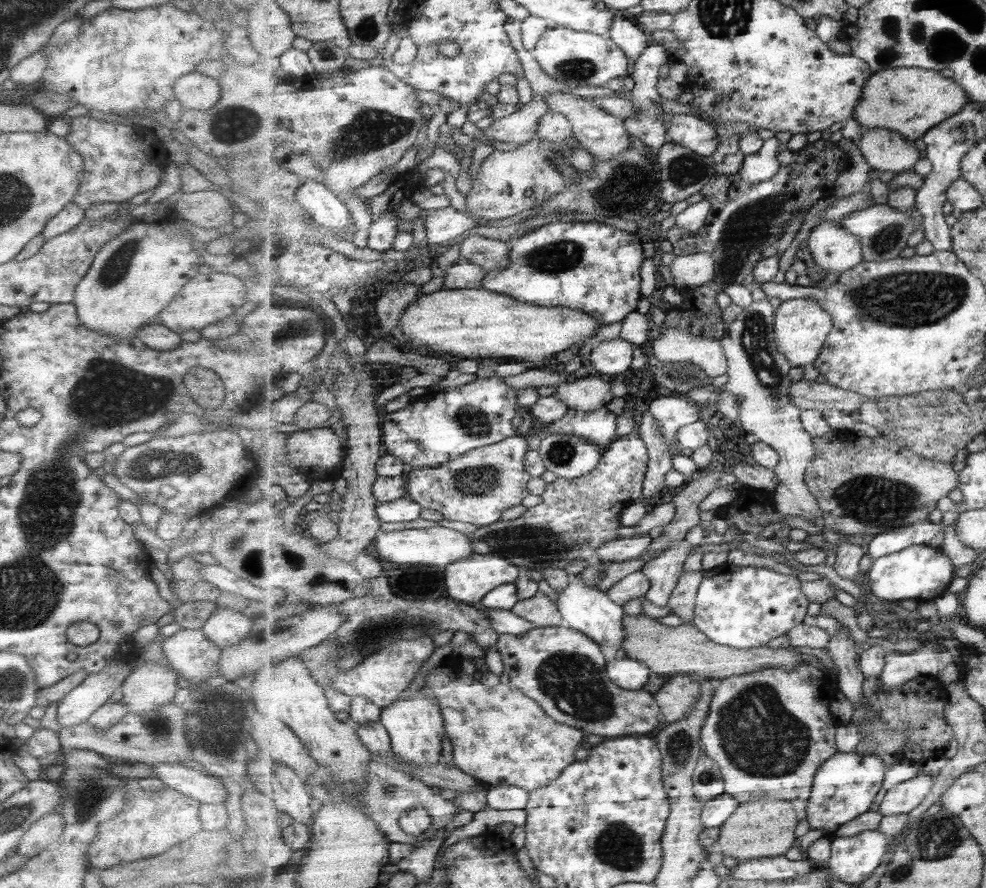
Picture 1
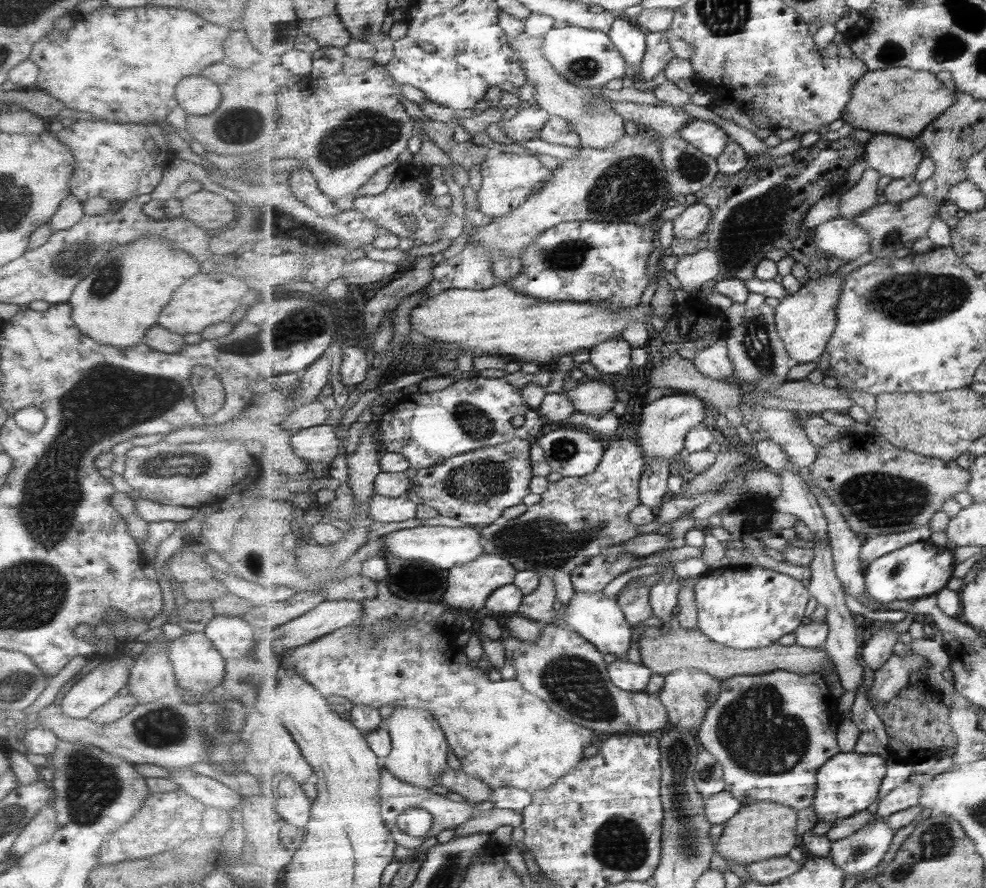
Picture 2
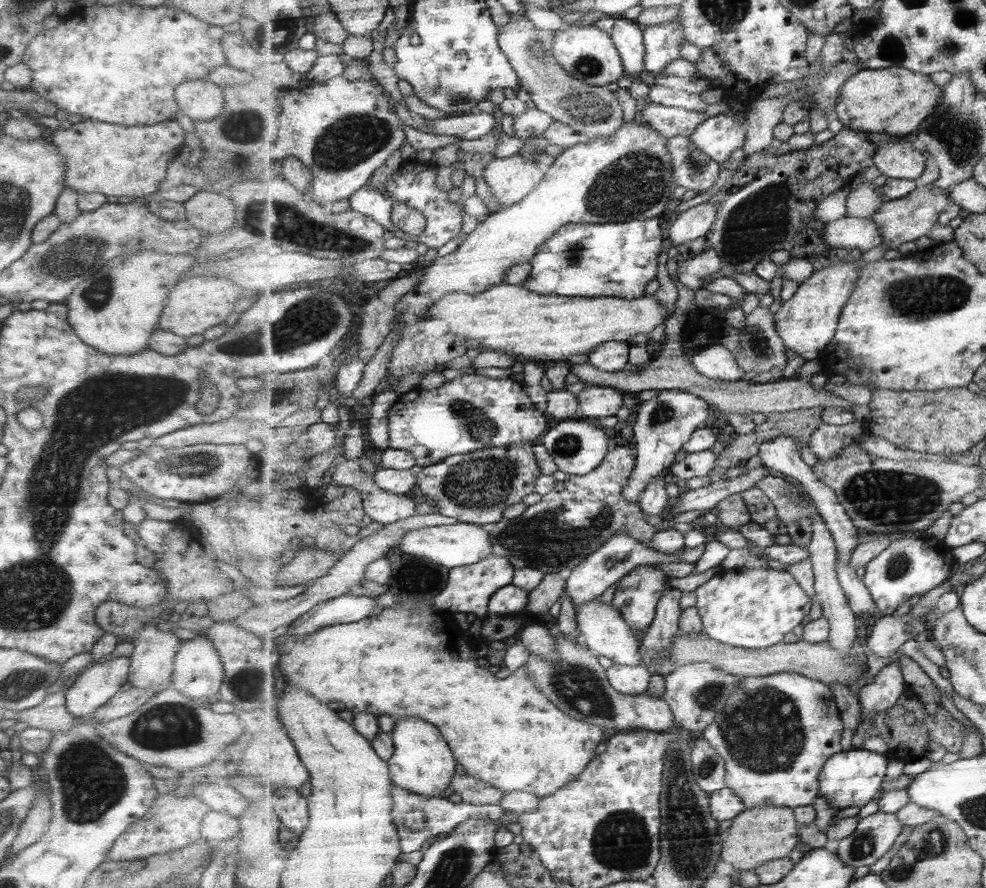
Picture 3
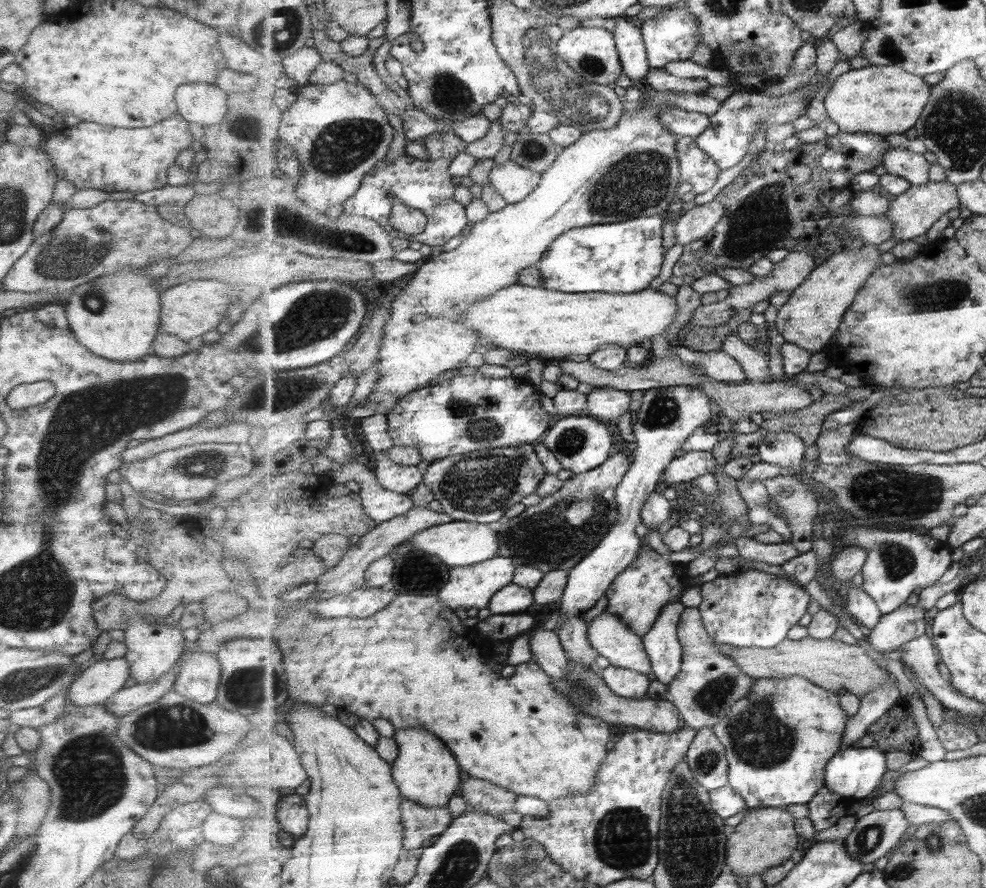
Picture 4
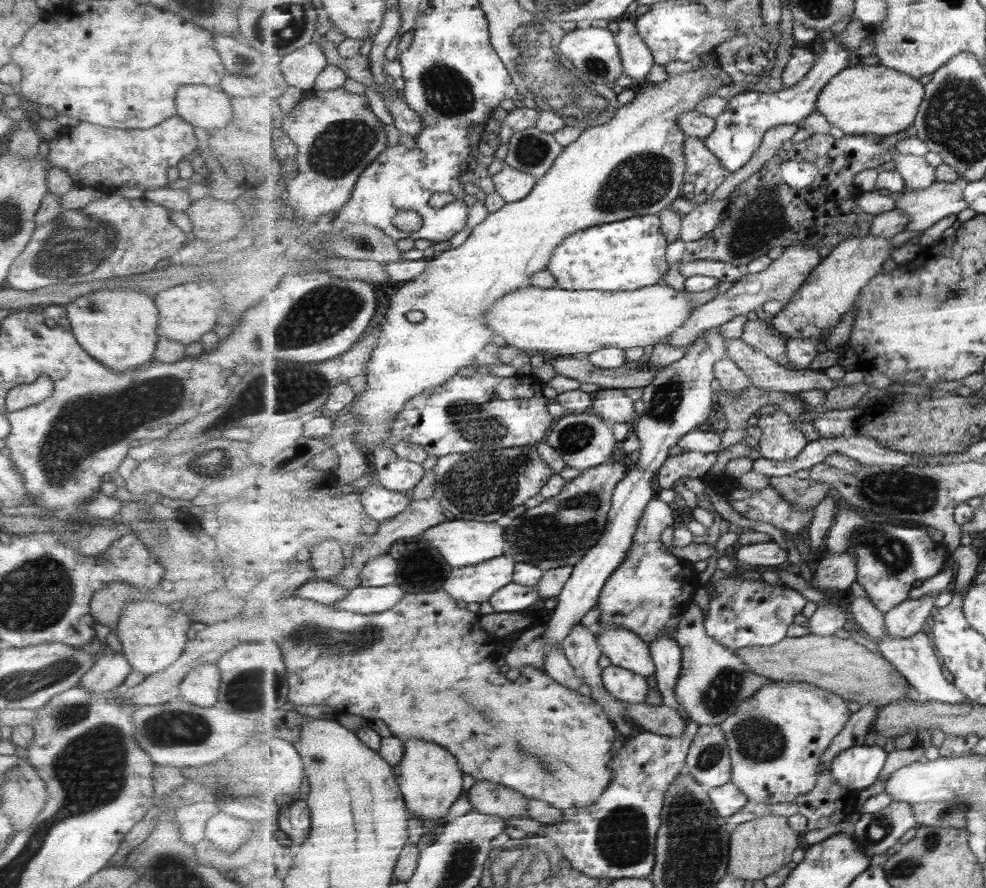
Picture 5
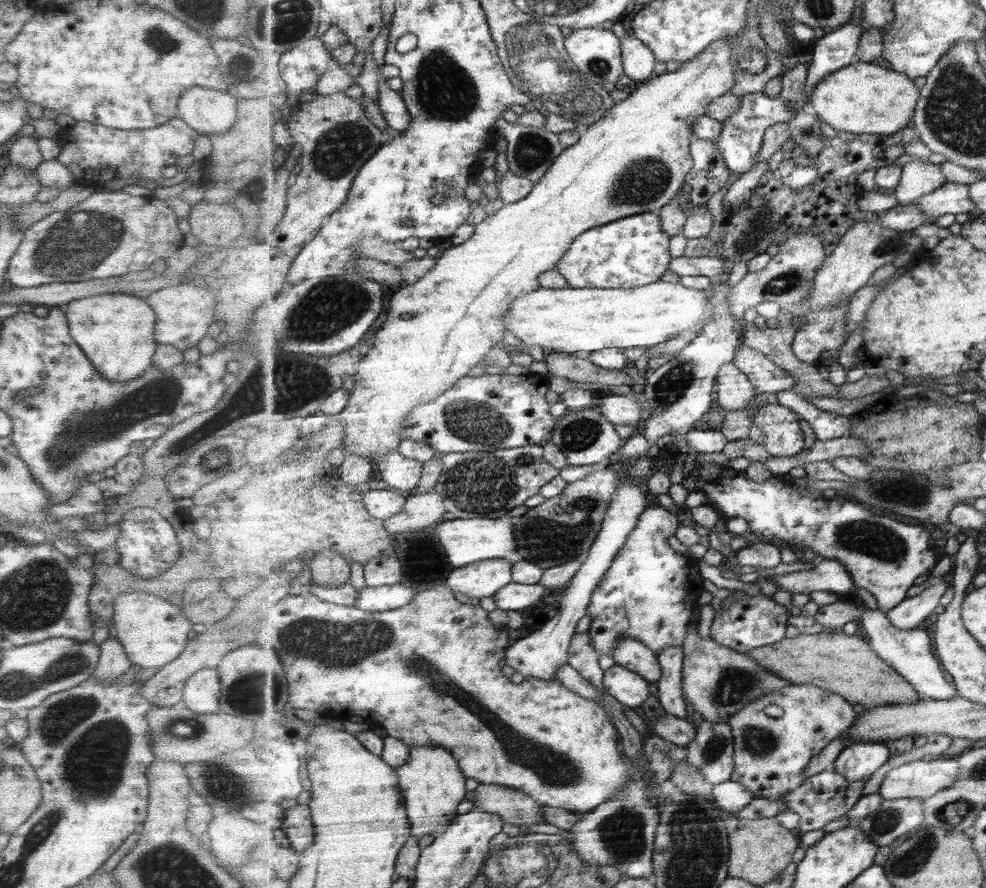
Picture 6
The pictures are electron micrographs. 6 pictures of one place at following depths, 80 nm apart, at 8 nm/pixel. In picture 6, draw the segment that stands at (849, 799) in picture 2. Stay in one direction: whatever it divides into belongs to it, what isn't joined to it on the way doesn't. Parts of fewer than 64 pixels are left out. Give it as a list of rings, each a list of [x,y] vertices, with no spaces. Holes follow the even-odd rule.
[[[882,741],[855,742],[839,753],[835,770],[851,782],[866,782],[892,755]]]

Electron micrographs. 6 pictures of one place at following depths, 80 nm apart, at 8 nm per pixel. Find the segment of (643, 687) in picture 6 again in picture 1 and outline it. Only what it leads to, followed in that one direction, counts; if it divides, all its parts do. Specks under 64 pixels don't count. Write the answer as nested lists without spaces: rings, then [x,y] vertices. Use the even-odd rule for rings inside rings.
[[[629,657],[611,660],[606,668],[610,679],[625,690],[641,690],[652,672],[649,666]]]

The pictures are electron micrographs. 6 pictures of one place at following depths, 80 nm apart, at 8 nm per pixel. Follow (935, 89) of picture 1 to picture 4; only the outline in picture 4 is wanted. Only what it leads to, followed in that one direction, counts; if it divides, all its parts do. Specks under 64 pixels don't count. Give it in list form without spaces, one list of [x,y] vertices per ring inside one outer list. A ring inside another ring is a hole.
[[[892,66],[850,69],[839,76],[828,90],[824,107],[828,121],[839,126],[839,132],[863,132],[880,135],[911,134],[931,100],[933,86],[925,78]]]

